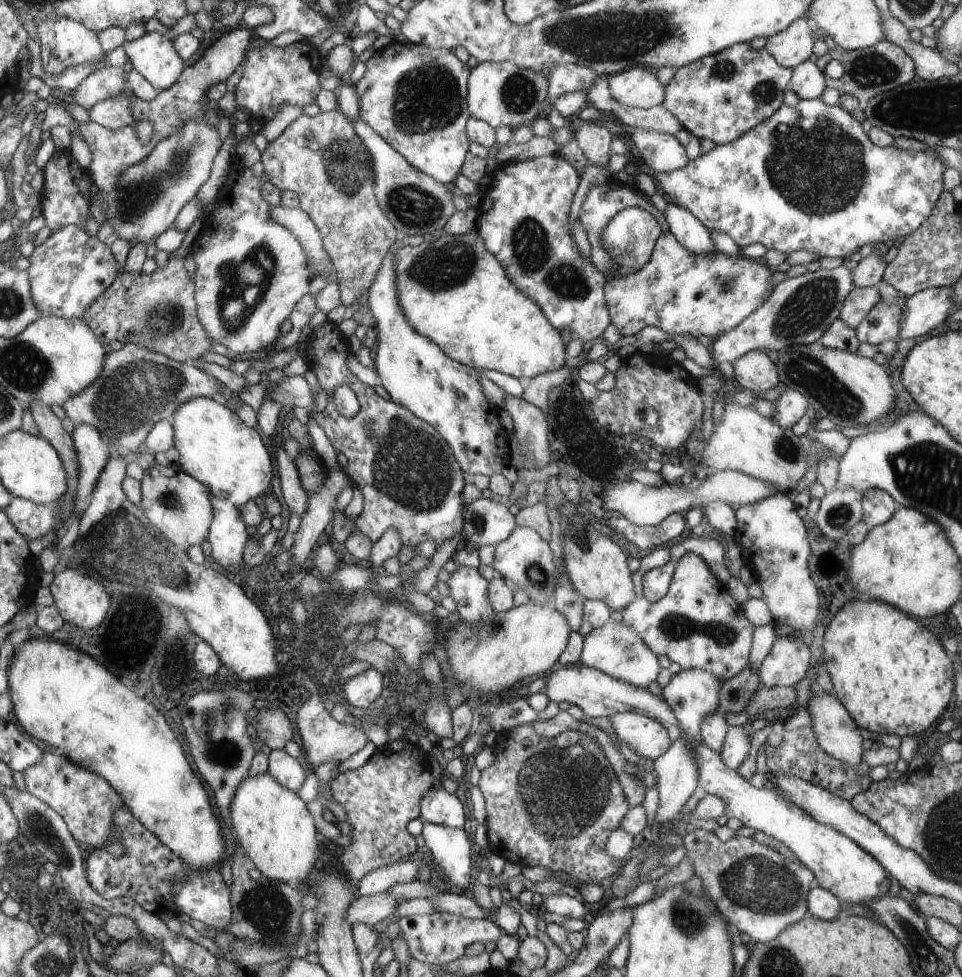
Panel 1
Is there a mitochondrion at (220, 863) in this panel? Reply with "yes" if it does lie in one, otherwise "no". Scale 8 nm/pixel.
no

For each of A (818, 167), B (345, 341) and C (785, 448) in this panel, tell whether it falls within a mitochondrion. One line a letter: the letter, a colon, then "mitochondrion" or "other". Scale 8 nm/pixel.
A: mitochondrion
B: other
C: mitochondrion

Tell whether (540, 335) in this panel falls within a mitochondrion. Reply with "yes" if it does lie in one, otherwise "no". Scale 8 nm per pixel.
no

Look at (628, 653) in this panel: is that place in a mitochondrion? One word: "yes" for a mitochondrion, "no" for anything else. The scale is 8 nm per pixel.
yes

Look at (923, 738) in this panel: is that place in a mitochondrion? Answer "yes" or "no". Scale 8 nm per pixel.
no

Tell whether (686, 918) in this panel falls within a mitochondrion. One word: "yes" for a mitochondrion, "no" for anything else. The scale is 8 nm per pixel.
yes

